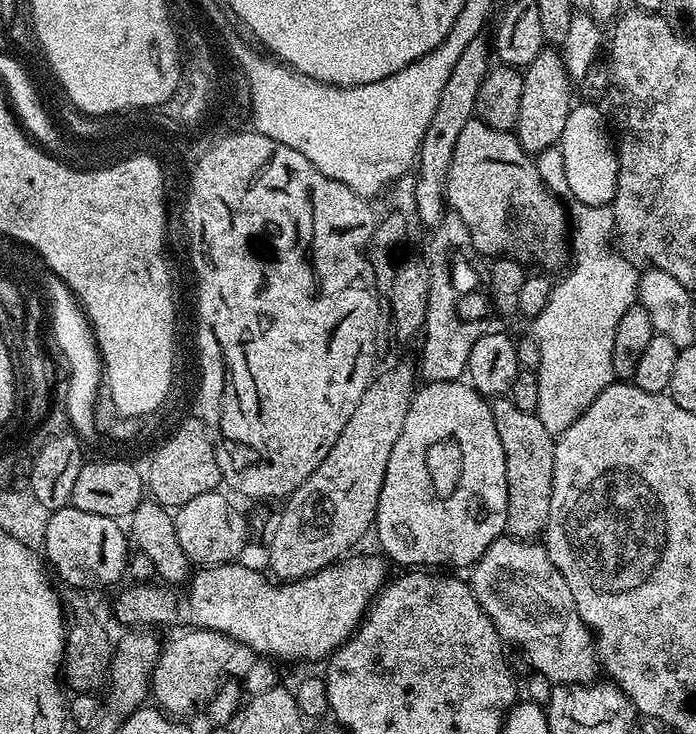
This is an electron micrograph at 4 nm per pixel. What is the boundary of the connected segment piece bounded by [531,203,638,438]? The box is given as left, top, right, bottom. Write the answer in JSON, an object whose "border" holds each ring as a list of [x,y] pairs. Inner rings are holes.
{"border":[[[577,203],[571,207],[570,224],[574,235],[570,240],[570,264],[573,268],[569,267],[563,273],[565,276],[553,283],[546,306],[531,321],[536,344],[540,347],[540,368],[535,369],[538,378],[535,413],[553,438],[565,432],[588,409],[590,402],[614,383],[614,330],[618,330],[622,314],[638,300],[637,269],[620,268],[622,256],[614,247],[611,207]]]}

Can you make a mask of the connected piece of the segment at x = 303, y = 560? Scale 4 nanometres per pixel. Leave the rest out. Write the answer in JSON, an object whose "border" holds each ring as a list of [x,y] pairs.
{"border":[[[396,364],[389,372],[377,371],[368,384],[366,394],[362,394],[362,402],[350,414],[346,426],[342,426],[342,434],[338,434],[338,442],[330,446],[330,454],[318,462],[318,470],[298,486],[291,496],[283,501],[284,509],[276,520],[276,529],[268,540],[268,564],[272,567],[271,575],[277,581],[287,582],[300,580],[303,576],[314,574],[323,568],[329,568],[337,560],[347,557],[352,548],[364,535],[373,531],[378,510],[378,498],[382,494],[382,482],[386,478],[386,462],[390,462],[390,450],[394,450],[394,442],[398,442],[398,434],[402,434],[402,426],[406,423],[406,414],[410,410],[410,402],[418,391],[418,372],[408,364]]]}

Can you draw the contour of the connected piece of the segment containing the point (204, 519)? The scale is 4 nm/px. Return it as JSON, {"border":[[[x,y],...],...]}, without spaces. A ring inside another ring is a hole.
{"border":[[[223,491],[198,494],[198,498],[190,498],[182,507],[175,509],[174,519],[178,546],[188,555],[189,561],[196,566],[209,564],[231,564],[244,548],[248,540],[248,524],[238,509],[223,496]]]}

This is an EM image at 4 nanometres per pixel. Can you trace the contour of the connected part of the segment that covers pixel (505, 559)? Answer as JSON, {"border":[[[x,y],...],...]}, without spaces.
{"border":[[[507,534],[499,536],[482,554],[482,558],[470,569],[470,583],[474,598],[482,606],[482,610],[494,622],[500,639],[509,645],[517,644],[528,655],[528,660],[535,671],[557,684],[591,684],[597,679],[596,671],[602,665],[596,651],[596,641],[591,628],[582,622],[578,614],[578,606],[574,606],[574,594],[570,594],[570,586],[566,586],[566,578],[550,562],[550,554],[543,543],[530,540],[518,540]]]}

